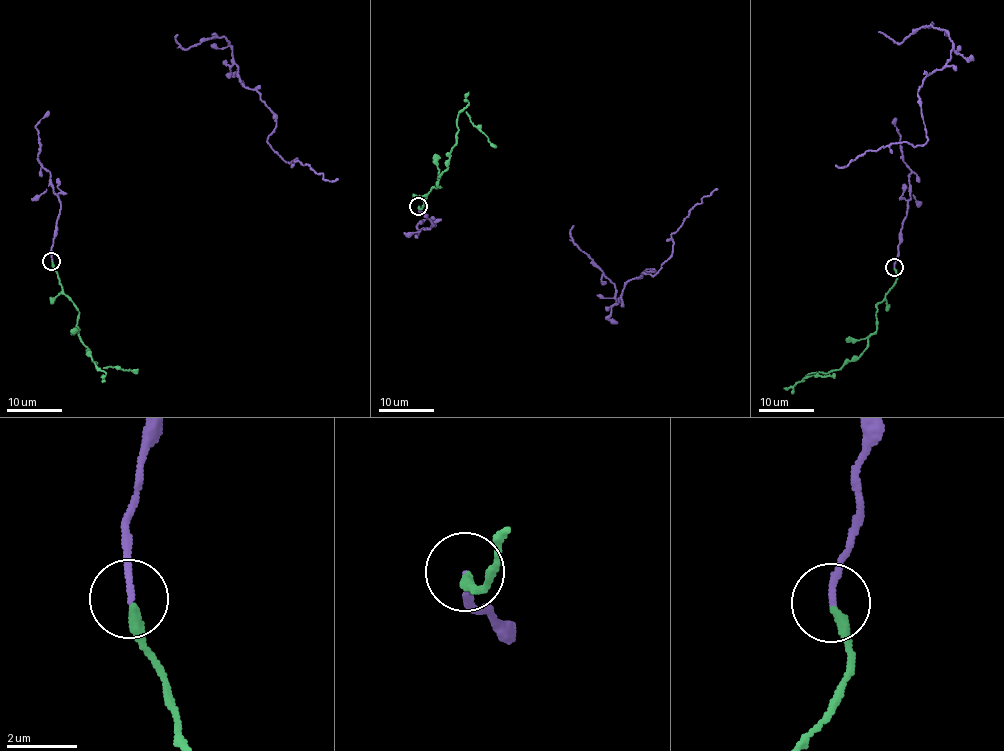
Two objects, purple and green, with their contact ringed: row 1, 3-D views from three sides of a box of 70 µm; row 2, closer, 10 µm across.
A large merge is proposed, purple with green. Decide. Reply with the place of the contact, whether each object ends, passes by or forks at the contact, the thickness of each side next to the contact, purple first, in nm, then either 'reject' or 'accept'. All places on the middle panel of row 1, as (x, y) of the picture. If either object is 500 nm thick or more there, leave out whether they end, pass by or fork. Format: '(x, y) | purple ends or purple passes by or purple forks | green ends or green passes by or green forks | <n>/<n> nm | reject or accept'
(418, 206) | purple ends | green ends | 180/300 nm | accept

